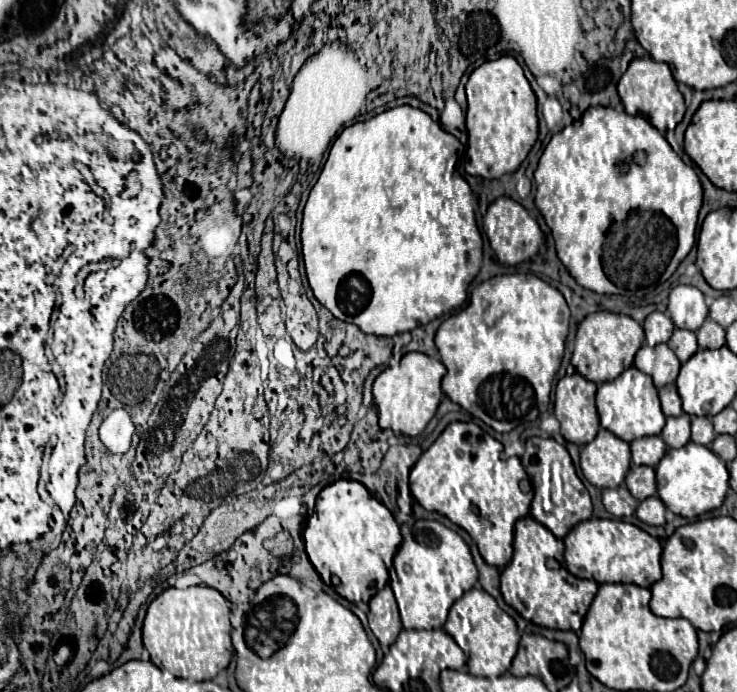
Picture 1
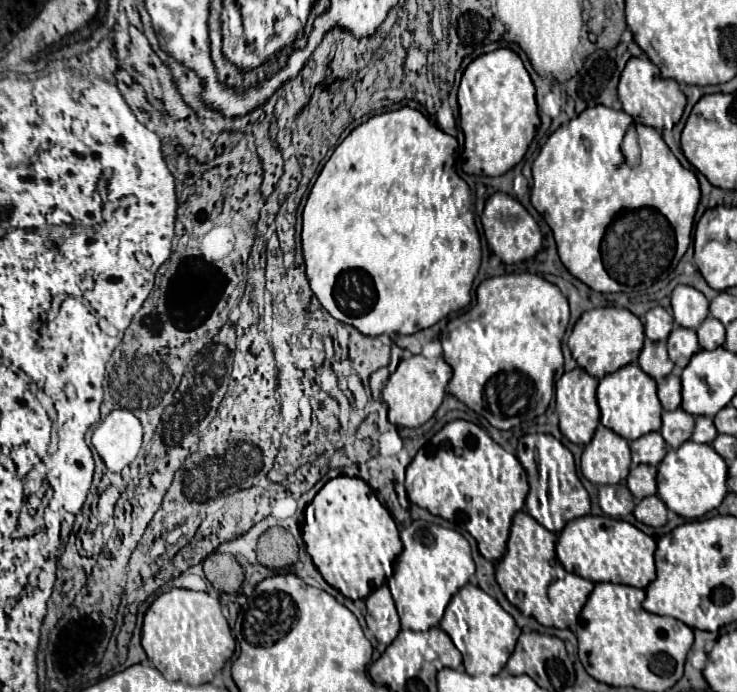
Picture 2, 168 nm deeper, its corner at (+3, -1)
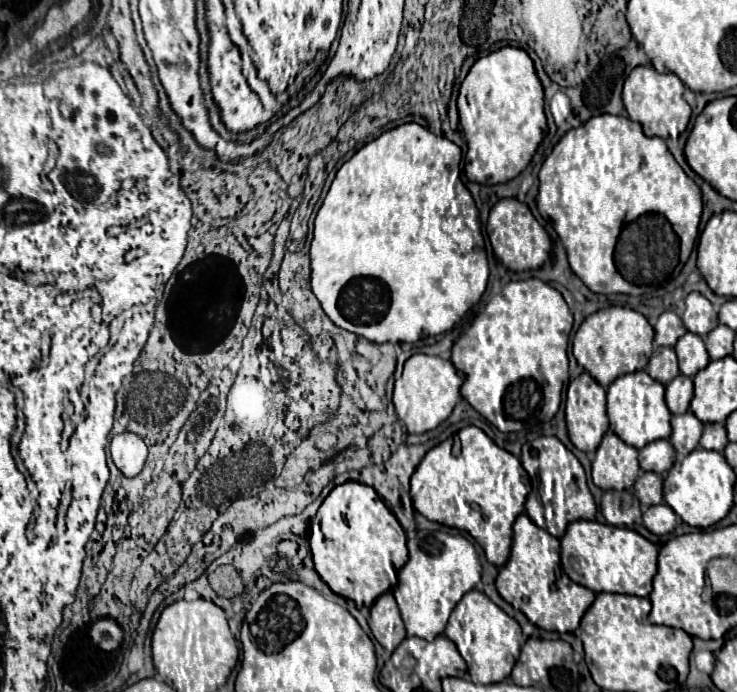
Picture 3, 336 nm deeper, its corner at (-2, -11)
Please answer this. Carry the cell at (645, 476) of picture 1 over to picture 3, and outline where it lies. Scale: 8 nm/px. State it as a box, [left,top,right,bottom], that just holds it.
[634,472,662,506]

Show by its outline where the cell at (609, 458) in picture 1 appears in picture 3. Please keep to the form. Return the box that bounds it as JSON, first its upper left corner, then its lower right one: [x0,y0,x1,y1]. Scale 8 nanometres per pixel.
[592,430,638,490]

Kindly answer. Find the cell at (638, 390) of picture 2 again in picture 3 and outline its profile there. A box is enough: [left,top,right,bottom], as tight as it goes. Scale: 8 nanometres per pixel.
[608,370,672,450]

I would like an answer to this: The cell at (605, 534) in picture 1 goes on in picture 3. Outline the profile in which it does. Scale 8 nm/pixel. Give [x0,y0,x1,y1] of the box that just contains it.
[560,520,658,596]

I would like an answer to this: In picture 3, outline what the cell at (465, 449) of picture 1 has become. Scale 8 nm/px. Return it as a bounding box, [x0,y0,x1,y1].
[410,426,530,568]

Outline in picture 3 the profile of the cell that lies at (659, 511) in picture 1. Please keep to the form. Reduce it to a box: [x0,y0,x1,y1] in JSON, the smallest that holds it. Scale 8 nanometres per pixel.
[642,504,676,534]

